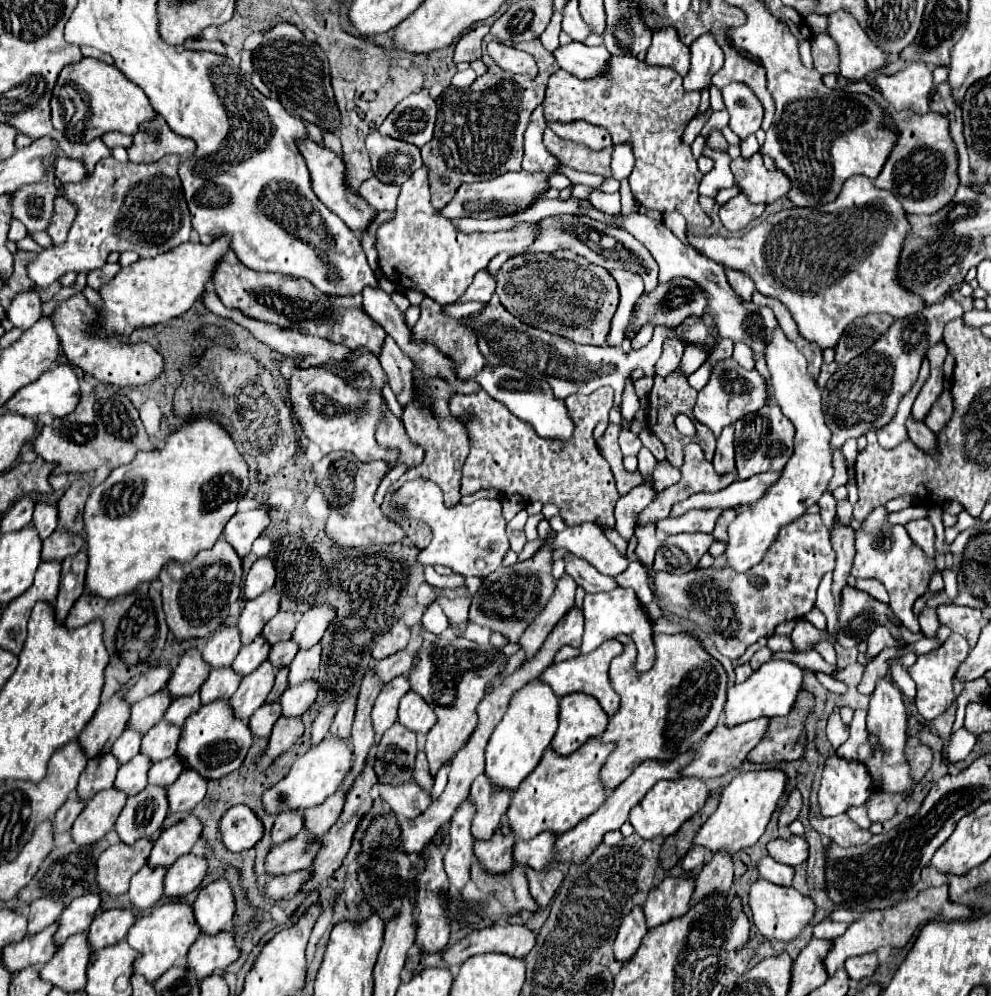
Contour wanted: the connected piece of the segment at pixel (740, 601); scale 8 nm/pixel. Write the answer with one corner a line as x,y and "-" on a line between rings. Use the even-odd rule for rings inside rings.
803,515
791,525
787,525
785,529
781,529
769,553
753,569
745,573
733,573
733,569
729,567
721,567
721,569
707,567
707,569
693,569
685,575
659,571
653,577
653,599
659,603
663,615
677,615
697,623
703,629
703,633
715,641
717,651
729,657
731,661
735,661
757,639
773,633
773,629
779,623
799,619
805,613
809,613
815,607
819,581
827,571
833,571
833,567
835,567
835,553
831,547
829,529
823,525
819,515

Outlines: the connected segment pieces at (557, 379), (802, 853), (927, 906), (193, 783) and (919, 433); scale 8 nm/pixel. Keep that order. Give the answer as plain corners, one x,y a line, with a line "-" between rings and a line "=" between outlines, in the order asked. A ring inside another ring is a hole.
493,295
491,301
481,311
469,317
463,317
463,321
479,337
479,351
485,357
487,365
509,365
509,367
521,369
523,373
529,373
529,377
545,379
553,387
555,397
559,399
565,399
573,393
589,395
597,387
609,385
615,389
613,407
620,406
625,381
631,377
635,369
643,369
645,375
653,377
653,363
657,363
657,359
661,357
665,337
683,339
681,333
677,333
677,327
673,329
657,327
653,333
653,339
645,347
631,349
629,353
625,353
621,347
609,347
609,345
599,345
599,347
577,345
559,335
521,323
499,303
497,295
=
789,835
789,837
777,837
777,839
769,841
767,851
775,861
795,867
795,865
799,865
799,863
803,863
807,859
809,845
807,845
807,841
803,837
=
941,885
941,887
929,887
925,891
921,891
915,899
911,901
903,901
901,905
893,905
889,909
877,909
877,911
869,911
865,915
861,915
855,923
849,925
849,929
835,939
835,947
833,951
829,951
829,955
825,957
825,969
829,973
829,977
849,959
849,957
857,957
857,955
865,955
865,953
873,953
883,945
889,947
905,947
907,941
911,939
911,935
915,933
915,929
923,923
927,923
929,919
967,919
973,915
973,909
969,905
959,905
953,903
949,899
949,887
=
185,769
179,779
167,789
169,811
171,813
189,813
205,797
205,779
193,769
=
913,419
907,421
907,429
909,429
909,437
911,441
925,453
937,453
937,435
925,425
925,423
917,423

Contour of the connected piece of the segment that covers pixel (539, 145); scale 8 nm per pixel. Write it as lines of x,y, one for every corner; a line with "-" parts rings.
539,105
533,111
529,127
525,131
523,169
529,169
529,173
553,173
553,169
557,169
557,159
543,147
545,127
547,121
543,117
543,105

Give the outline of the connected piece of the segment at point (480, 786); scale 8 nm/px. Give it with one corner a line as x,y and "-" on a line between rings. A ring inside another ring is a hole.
481,773
471,785
469,795
477,805
477,815
471,827
471,833
475,839
489,839
511,803
513,793
493,793
491,789
493,785
489,785
489,779
485,777
485,773

